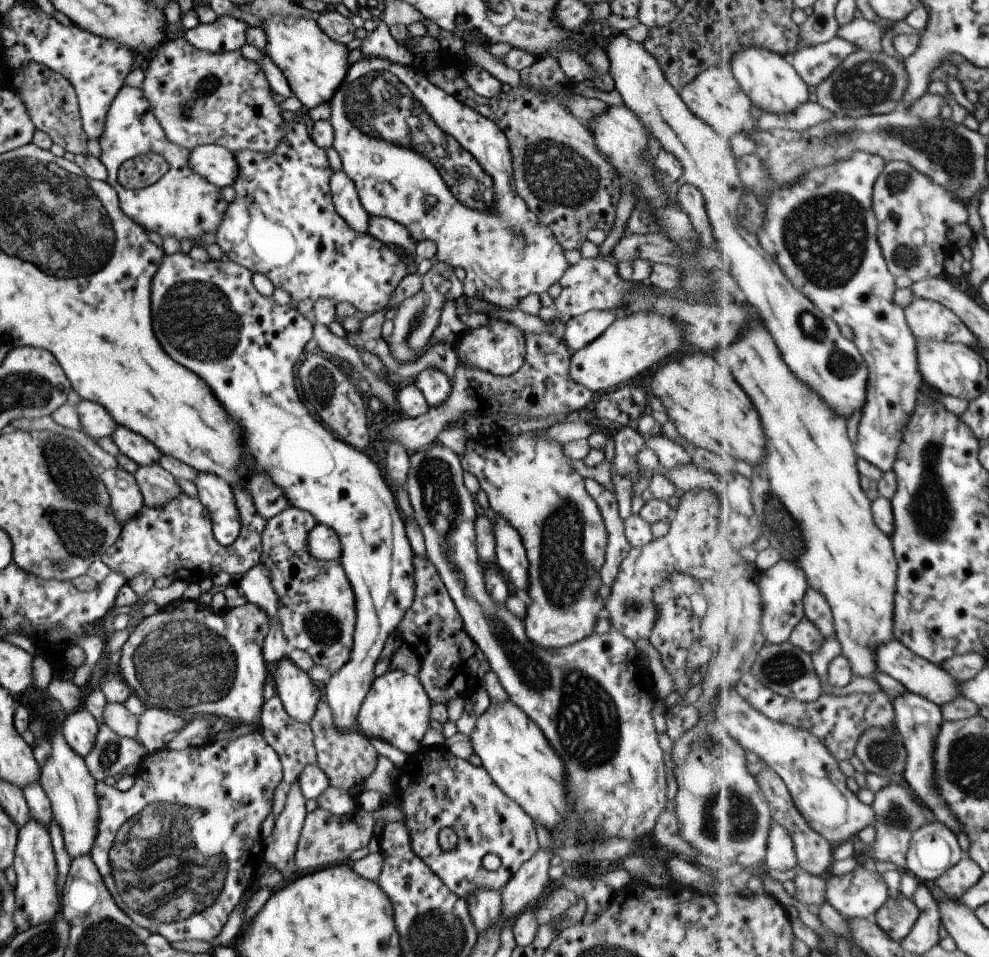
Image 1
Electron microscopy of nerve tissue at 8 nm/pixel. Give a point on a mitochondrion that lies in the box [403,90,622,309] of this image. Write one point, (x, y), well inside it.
(552, 170)

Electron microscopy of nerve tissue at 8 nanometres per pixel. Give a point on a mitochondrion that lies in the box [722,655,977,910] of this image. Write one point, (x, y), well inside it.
(881, 750)

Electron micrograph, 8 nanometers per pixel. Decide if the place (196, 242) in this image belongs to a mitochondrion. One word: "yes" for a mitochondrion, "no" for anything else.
no

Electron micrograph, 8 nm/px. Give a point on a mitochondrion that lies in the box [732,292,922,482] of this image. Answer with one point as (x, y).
(841, 364)

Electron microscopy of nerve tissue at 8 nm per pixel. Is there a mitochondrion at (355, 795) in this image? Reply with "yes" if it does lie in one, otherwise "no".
no

